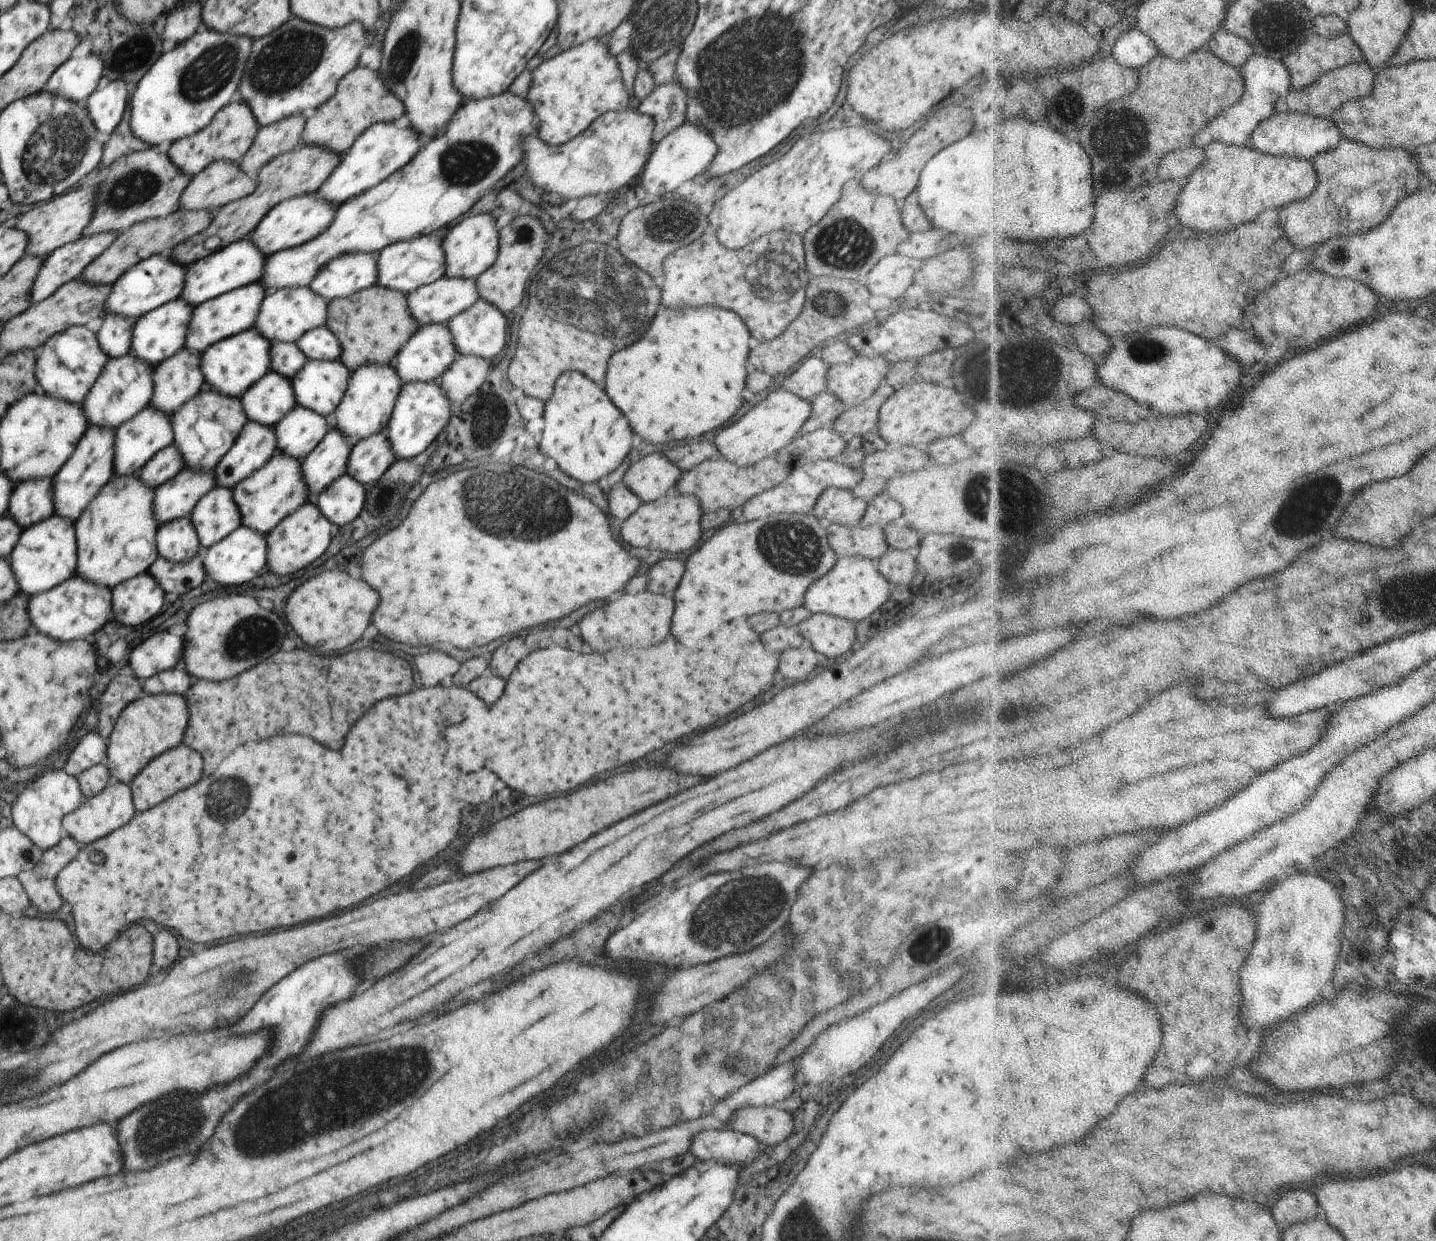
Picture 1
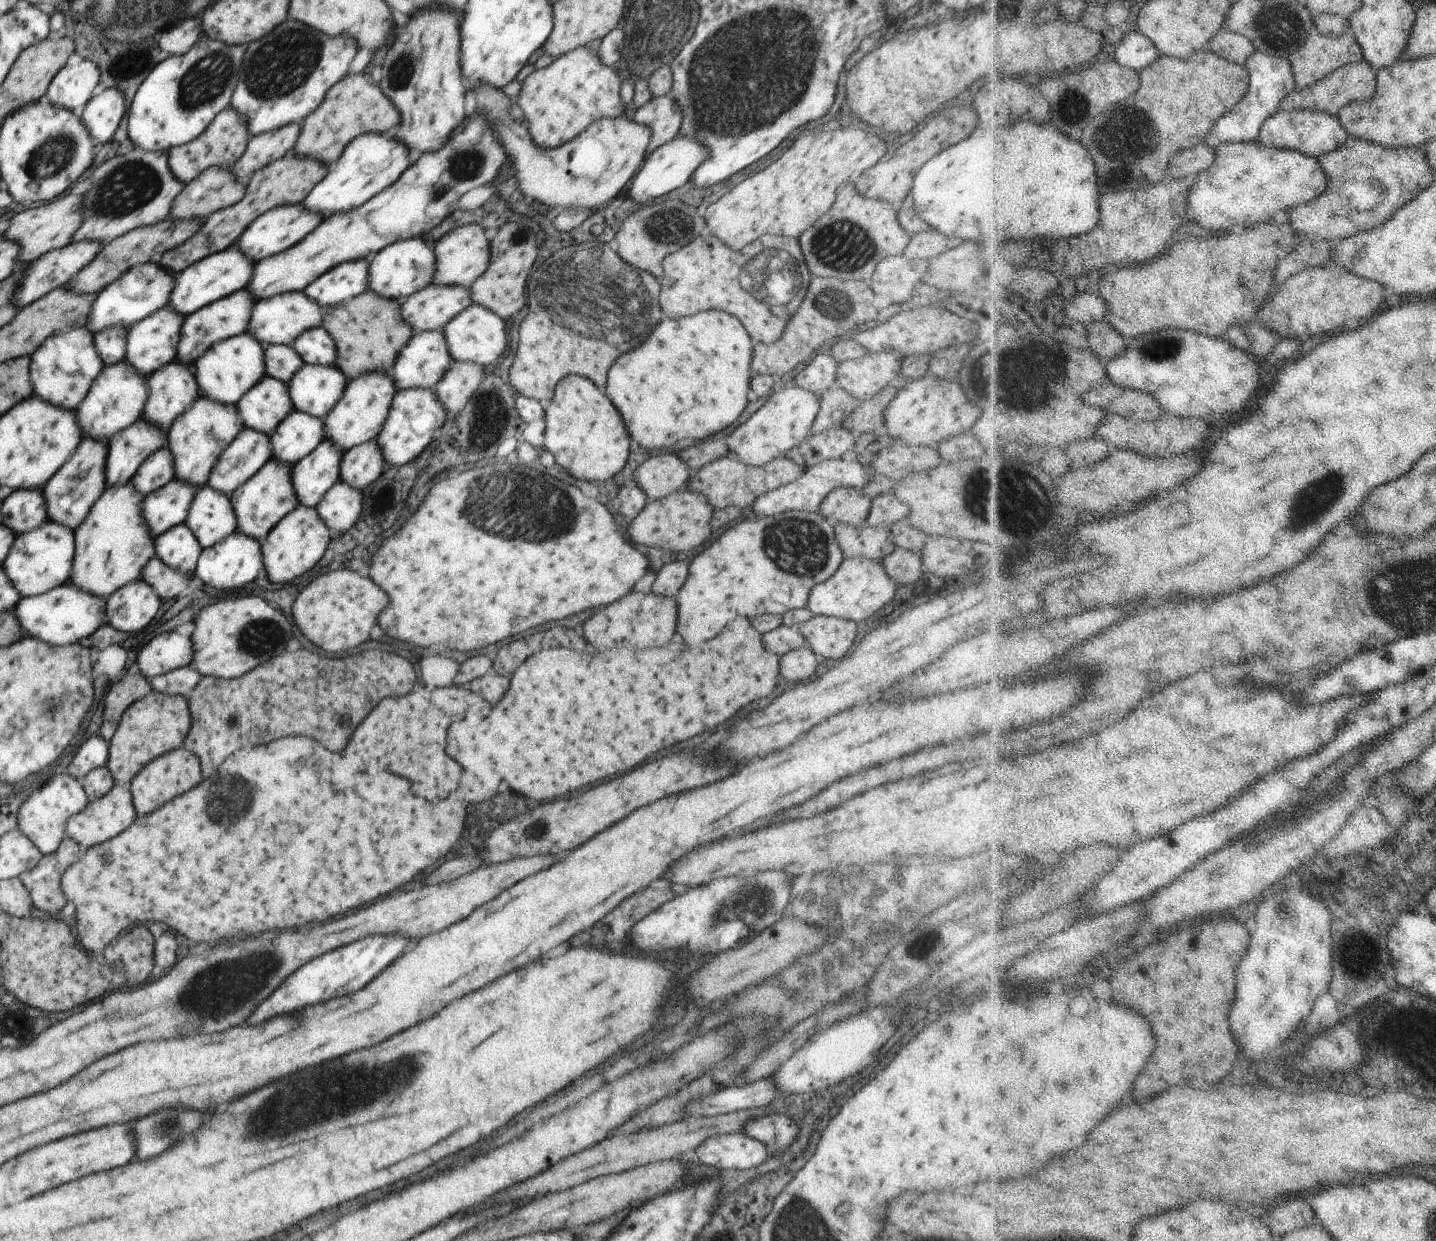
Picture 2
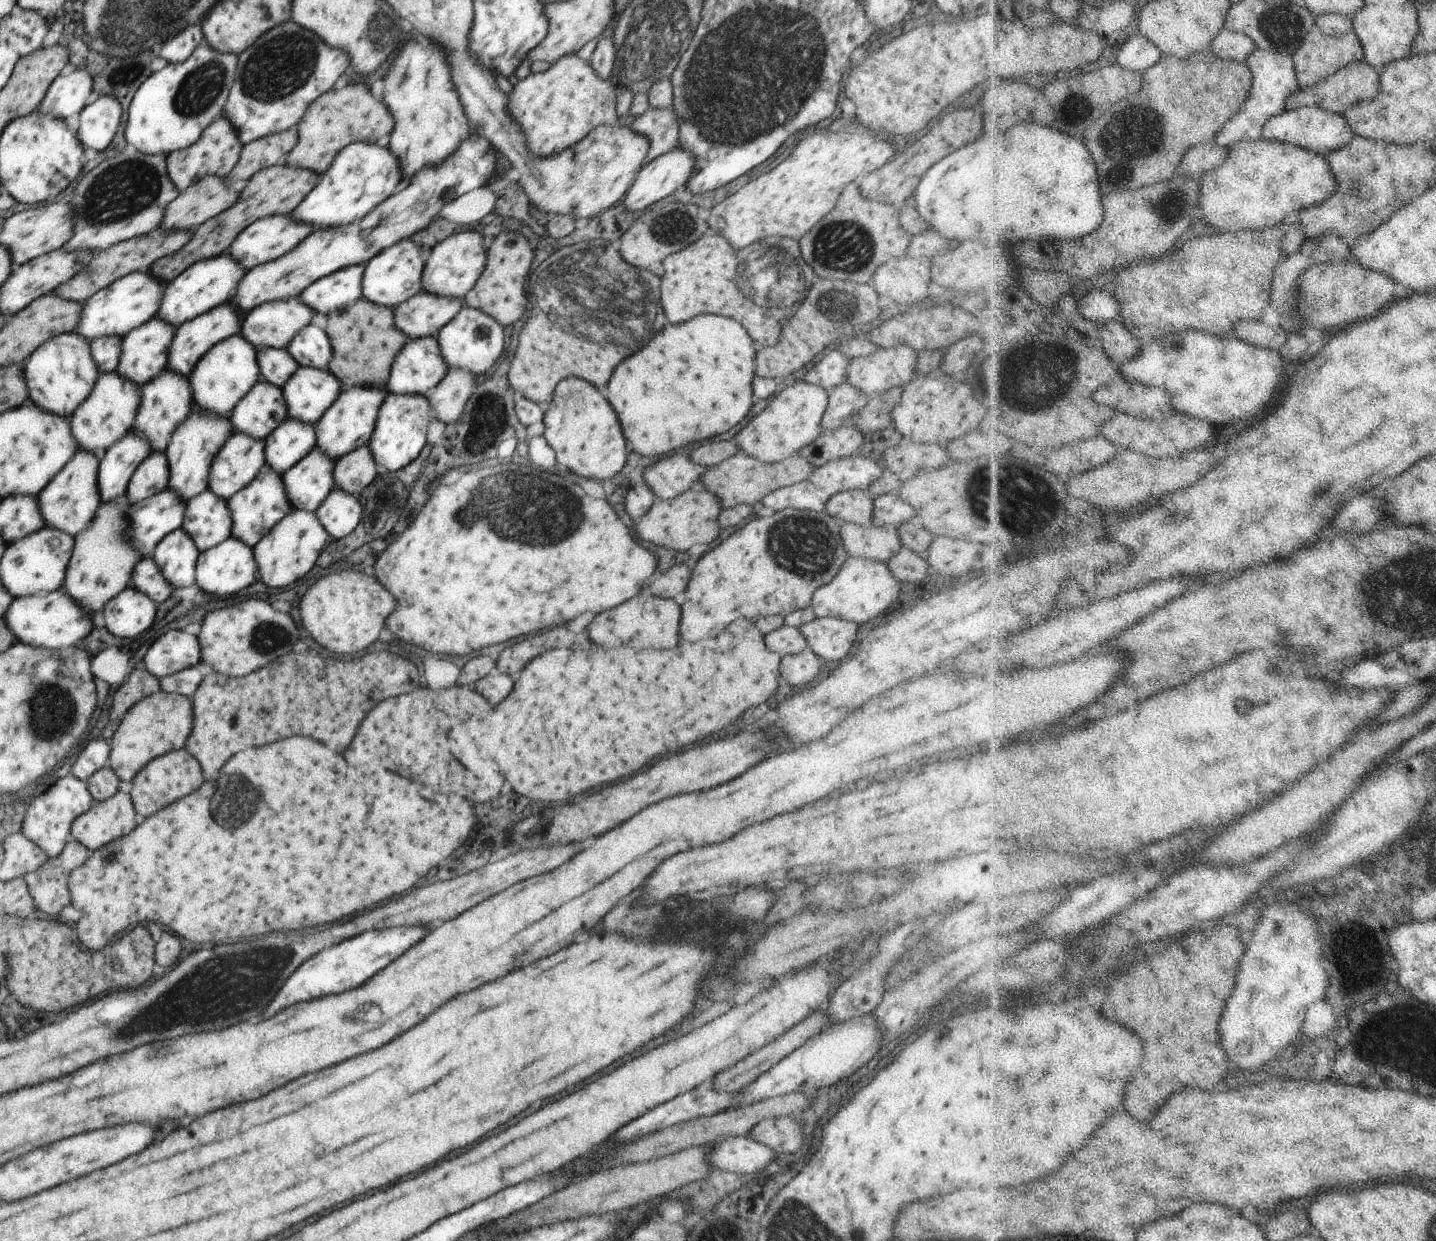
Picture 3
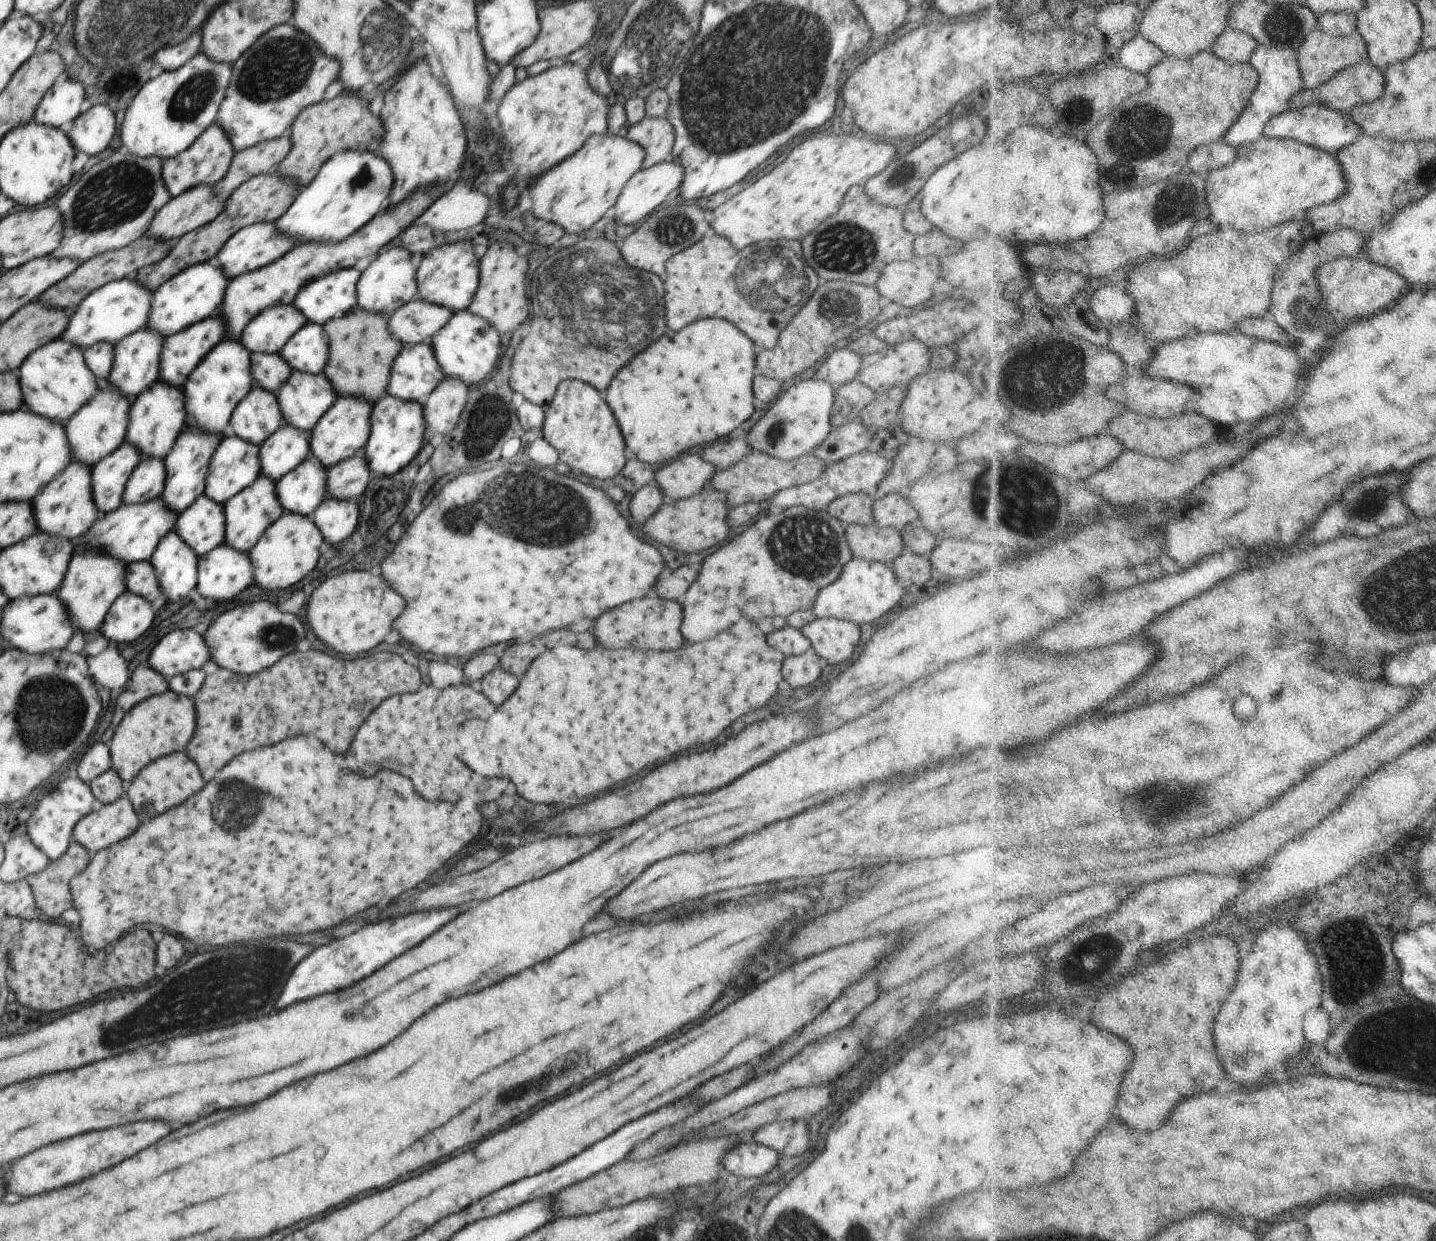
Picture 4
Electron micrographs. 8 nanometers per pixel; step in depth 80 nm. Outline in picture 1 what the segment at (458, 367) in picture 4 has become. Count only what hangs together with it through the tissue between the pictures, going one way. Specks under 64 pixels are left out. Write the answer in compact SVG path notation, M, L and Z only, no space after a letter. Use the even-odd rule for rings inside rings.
M479 299L467 310L455 315L448 323L447 328L452 334L452 344L458 355L478 356L486 362L493 363L506 344L506 328L508 322L505 315L486 300Z

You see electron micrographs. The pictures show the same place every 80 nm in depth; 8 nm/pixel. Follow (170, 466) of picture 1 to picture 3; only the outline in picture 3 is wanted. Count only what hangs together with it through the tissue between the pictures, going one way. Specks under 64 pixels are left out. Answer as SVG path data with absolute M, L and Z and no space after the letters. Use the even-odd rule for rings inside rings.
M152 452L136 468L127 487L126 498L136 503L164 491L169 484L169 473L166 454Z

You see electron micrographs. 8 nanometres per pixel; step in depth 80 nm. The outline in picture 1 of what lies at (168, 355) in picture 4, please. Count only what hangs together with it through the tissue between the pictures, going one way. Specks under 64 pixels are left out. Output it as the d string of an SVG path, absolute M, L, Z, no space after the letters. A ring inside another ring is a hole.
M257 281L242 288L232 290L222 296L218 296L218 298L208 300L204 304L200 304L200 306L192 310L192 320L188 324L184 348L188 352L192 352L192 354L201 355L212 344L252 329L256 323L258 310L260 310L260 302L267 295L268 293L264 290L264 286Z

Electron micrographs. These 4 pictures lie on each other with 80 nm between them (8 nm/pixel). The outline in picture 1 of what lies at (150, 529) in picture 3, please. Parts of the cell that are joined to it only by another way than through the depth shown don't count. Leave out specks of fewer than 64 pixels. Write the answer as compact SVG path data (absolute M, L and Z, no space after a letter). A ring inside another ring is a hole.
M192 468L183 469L176 477L154 489L152 512L156 524L162 526L189 517L196 502L215 487L213 470L196 472Z

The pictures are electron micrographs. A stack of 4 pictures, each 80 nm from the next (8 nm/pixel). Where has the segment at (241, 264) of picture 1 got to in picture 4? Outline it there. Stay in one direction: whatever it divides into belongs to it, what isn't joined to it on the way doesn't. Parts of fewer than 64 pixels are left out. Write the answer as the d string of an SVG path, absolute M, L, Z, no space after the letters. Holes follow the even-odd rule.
M213 261L192 266L152 292L150 316L146 328L162 334L164 338L184 331L188 326L216 316L222 307L224 290L228 288L226 272Z

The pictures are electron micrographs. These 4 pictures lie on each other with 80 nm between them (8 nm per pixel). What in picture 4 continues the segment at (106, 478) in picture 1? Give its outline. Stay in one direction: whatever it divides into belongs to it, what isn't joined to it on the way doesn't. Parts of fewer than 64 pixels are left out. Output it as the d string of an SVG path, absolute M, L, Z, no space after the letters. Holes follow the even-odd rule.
M72 460L71 464L30 502L36 518L37 532L46 532L50 536L64 536L64 539L71 542L88 532L88 528L92 528L100 514L92 500L91 471L91 466Z

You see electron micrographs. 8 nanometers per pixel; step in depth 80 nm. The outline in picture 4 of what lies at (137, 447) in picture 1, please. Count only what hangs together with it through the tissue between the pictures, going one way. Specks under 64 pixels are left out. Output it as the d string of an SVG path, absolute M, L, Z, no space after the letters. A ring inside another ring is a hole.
M125 441L92 467L92 500L100 516L116 511L122 505L126 482L141 460L140 452Z

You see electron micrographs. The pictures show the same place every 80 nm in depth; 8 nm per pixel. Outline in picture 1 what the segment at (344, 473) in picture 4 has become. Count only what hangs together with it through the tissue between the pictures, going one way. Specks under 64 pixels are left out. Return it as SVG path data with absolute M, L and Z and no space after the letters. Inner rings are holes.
M385 430L352 446L346 464L346 474L368 486L381 479L395 461L396 456L388 444Z

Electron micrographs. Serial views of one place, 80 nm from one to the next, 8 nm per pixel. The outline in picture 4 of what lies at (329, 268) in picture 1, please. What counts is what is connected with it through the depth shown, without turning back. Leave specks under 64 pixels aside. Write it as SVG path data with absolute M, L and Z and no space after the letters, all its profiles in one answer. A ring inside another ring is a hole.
M353 267L326 274L310 284L306 284L306 287L296 294L292 306L304 314L306 323L323 326L332 318L342 318L356 307L356 282L358 282L360 274Z

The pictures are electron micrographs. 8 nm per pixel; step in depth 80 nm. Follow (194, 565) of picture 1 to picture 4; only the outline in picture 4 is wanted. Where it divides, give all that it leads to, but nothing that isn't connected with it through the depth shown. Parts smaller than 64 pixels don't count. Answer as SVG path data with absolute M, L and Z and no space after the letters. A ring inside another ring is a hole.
M150 561L127 564L124 582L126 591L132 592L150 603L162 596L158 580L156 580L155 569Z

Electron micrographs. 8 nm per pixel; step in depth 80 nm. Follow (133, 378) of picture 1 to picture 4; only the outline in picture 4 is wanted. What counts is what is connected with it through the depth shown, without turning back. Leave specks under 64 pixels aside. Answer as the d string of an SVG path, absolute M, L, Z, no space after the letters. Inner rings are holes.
M107 380L101 381L98 394L64 424L66 438L72 450L72 460L78 460L86 466L93 467L104 456L112 454L118 446L122 446L125 442L131 404L132 401L107 384Z

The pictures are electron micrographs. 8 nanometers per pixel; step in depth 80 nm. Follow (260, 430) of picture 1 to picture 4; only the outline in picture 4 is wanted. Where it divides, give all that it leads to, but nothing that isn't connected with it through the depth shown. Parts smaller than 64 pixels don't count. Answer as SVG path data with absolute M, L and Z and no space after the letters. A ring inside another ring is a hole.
M229 433L218 444L216 452L210 458L208 474L206 474L205 496L214 500L216 504L224 506L236 494L244 488L251 486L260 475L260 458L258 458L259 446L244 442Z

